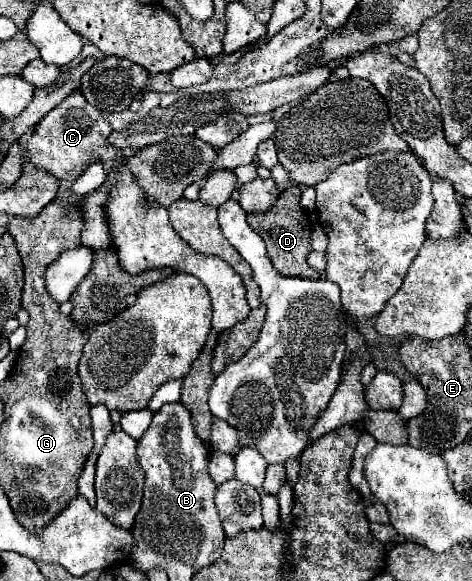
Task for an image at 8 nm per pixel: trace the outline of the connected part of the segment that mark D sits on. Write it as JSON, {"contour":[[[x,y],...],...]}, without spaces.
{"contour":[[[291,186],[279,196],[277,204],[273,208],[269,208],[269,212],[265,212],[265,214],[251,214],[251,216],[247,216],[247,222],[251,224],[251,228],[267,244],[269,260],[271,260],[271,264],[275,266],[275,270],[279,274],[317,280],[319,272],[313,270],[307,264],[307,254],[311,252],[311,222],[309,222],[309,216],[301,208],[299,202],[301,202],[301,188],[299,186]]]}

